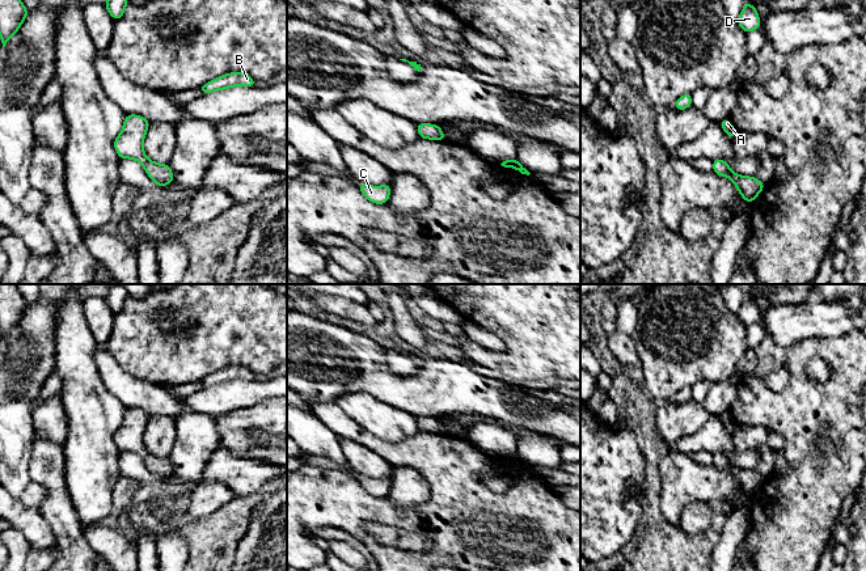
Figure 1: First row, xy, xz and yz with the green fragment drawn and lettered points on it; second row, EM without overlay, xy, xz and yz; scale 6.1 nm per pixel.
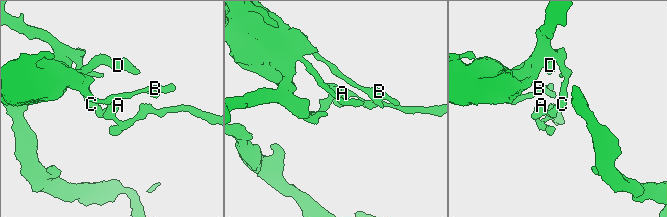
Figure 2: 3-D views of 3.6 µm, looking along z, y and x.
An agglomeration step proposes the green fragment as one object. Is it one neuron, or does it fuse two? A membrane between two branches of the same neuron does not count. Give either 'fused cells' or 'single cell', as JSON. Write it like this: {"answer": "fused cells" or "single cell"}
{"answer": "single cell"}

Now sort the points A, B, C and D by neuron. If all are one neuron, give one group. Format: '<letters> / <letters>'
A B C D

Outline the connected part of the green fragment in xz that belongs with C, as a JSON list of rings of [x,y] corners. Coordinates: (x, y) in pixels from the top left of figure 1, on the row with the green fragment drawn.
[[[390,182],[384,186],[369,186],[367,183],[359,183],[360,193],[372,203],[386,204],[390,196]]]

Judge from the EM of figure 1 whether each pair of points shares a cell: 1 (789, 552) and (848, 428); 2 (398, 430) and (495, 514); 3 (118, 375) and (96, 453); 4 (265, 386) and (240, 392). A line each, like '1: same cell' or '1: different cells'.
1: same cell
2: different cells
3: different cells
4: same cell

